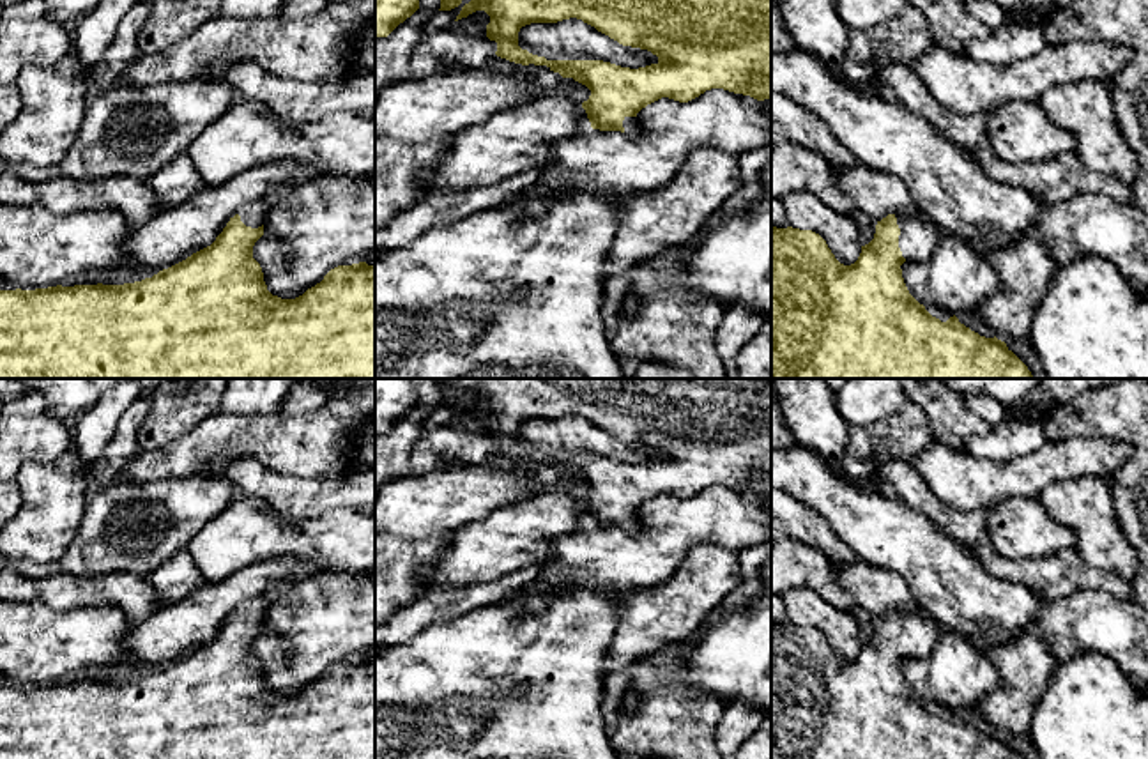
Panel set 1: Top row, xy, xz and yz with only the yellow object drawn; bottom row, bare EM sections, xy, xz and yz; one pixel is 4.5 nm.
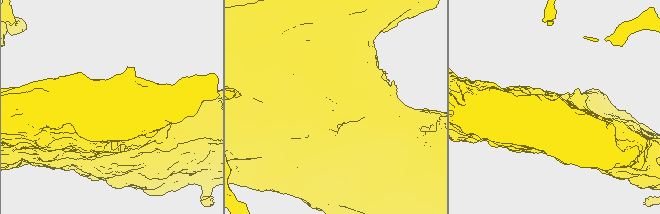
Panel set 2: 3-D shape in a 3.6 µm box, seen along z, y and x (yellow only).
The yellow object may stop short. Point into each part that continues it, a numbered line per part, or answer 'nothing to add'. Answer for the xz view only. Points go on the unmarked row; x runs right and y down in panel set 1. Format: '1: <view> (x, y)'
1: xz (630, 521)

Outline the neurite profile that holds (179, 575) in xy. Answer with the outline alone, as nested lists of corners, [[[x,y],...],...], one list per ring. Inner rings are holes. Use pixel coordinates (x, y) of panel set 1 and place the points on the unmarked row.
[[[188,550],[172,556],[161,568],[147,577],[159,605],[175,603],[189,596],[202,582],[202,573]]]

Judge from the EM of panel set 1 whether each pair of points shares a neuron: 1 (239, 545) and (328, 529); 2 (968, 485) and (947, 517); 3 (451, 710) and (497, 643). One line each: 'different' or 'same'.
1: same
2: different
3: same

